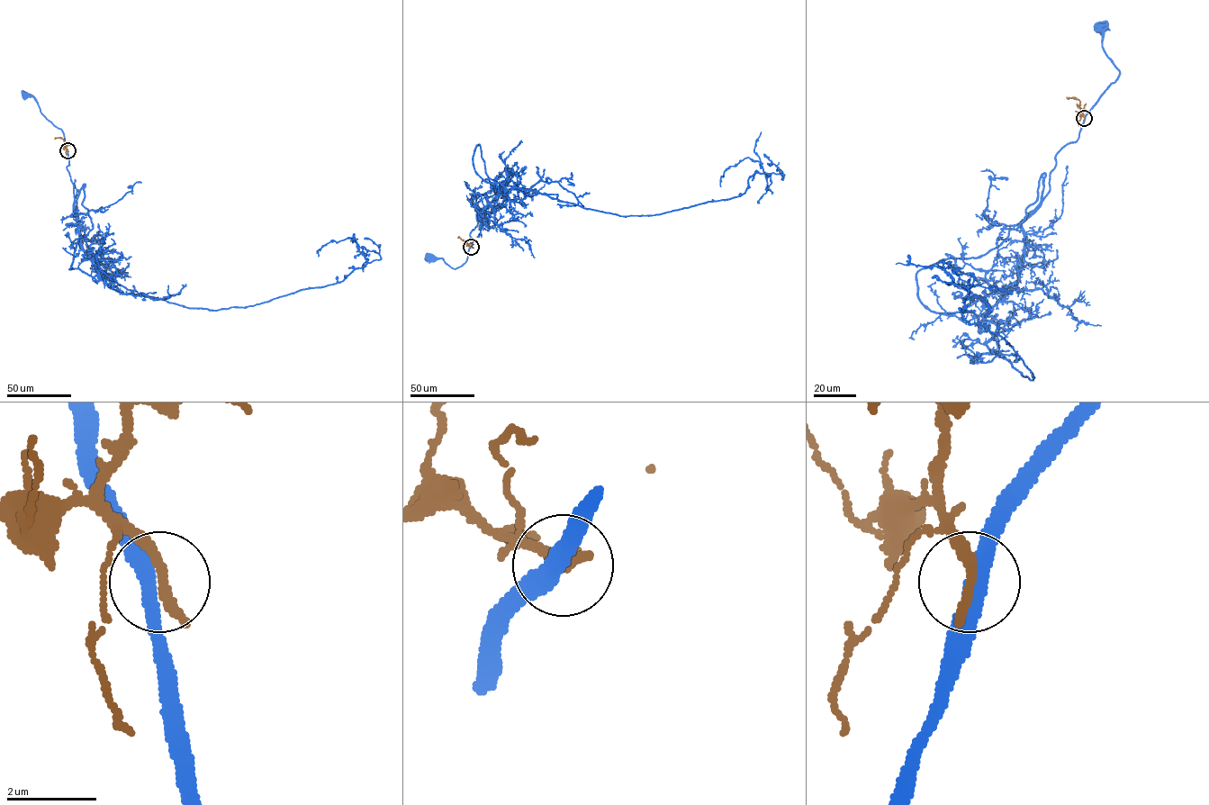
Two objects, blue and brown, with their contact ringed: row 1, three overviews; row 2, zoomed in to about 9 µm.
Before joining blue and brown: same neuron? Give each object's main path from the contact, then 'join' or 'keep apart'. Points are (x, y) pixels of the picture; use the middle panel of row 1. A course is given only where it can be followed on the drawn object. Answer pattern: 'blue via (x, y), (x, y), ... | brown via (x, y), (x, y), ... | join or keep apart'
blue via (471, 247), (466, 261), (455, 268), (442, 258), (429, 257) | brown via (471, 247), (457, 237) | keep apart

